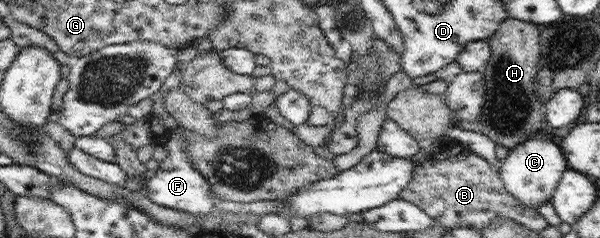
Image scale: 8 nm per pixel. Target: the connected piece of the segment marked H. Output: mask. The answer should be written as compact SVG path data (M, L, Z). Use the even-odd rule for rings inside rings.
M508 18L486 39L491 48L491 57L482 70L486 94L478 119L481 125L479 131L497 146L506 147L509 151L528 139L542 136L538 133L542 133L542 127L547 125L544 105L540 102L535 87L541 59L540 33L536 27L538 25L528 21Z

